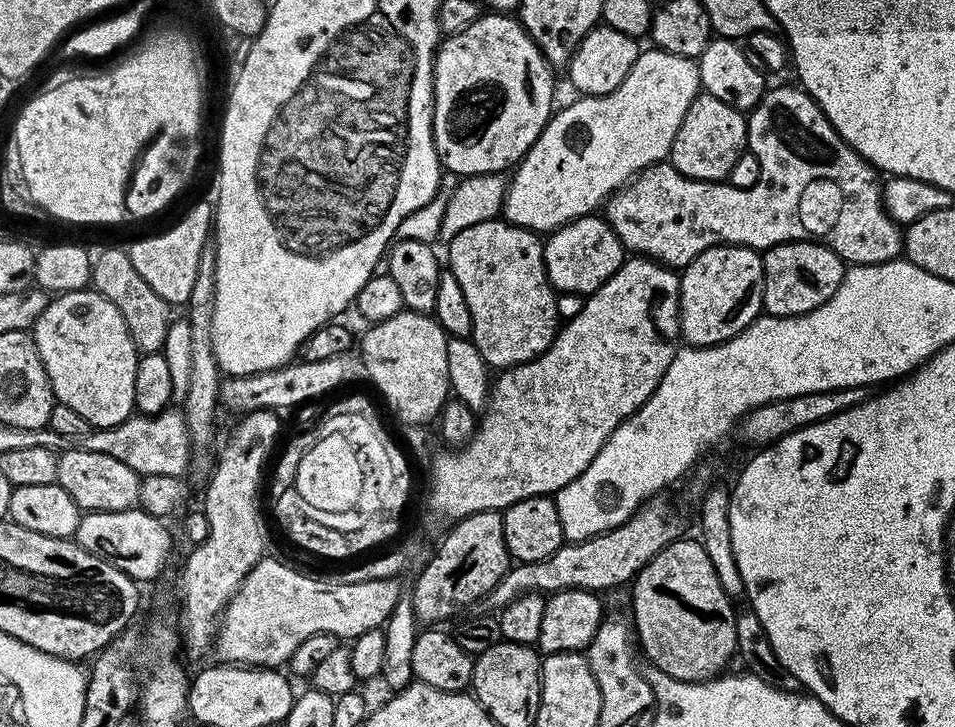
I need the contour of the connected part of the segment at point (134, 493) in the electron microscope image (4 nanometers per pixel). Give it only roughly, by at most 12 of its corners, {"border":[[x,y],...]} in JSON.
{"border":[[69,446],[56,483],[81,510],[137,507],[141,477],[110,454]]}

